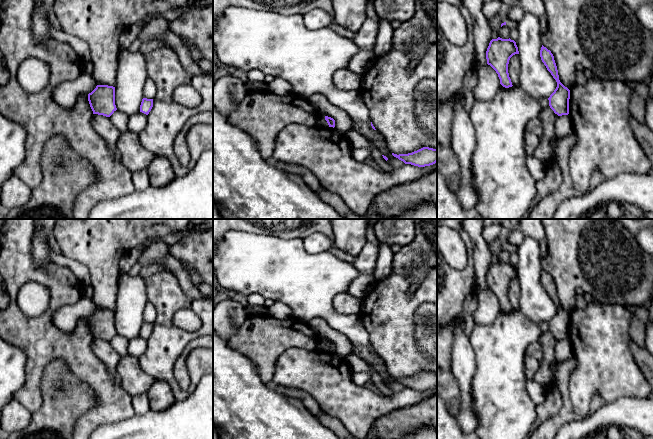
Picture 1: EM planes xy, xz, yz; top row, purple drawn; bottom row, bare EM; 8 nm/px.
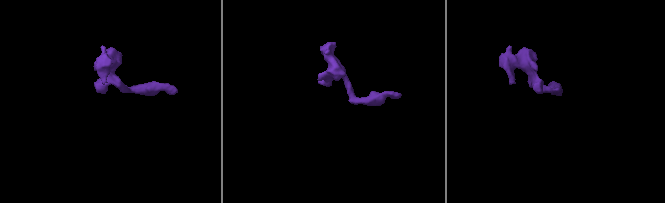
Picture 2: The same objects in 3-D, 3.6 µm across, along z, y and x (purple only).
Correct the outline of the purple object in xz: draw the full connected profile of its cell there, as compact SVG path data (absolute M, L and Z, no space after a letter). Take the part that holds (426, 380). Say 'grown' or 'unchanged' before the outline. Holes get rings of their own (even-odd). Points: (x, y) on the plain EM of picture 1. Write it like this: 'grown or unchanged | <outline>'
unchanged | M423 371L417 375L408 378L394 378L392 379L405 388L411 388L418 391L425 391L433 389L437 386L437 373Z

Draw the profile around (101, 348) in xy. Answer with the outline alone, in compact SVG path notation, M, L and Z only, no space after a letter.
M94 338L91 347L93 353L106 365L115 384L121 385L122 380L117 372L117 365L121 357L111 346L110 342L103 339Z

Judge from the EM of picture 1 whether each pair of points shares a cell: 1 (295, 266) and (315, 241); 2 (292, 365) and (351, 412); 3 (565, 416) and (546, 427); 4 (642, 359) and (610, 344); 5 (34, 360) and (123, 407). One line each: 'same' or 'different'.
1: different
2: same
3: same
4: different
5: same

